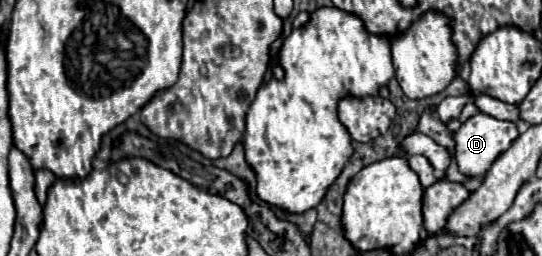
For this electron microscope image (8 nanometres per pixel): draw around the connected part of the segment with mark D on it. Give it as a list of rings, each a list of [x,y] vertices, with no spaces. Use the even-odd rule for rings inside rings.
[[[477,112],[467,122],[463,122],[461,128],[453,134],[455,160],[459,166],[459,172],[467,178],[483,178],[487,174],[487,170],[491,168],[491,164],[497,160],[497,156],[501,152],[505,152],[517,136],[519,136],[519,132],[517,132],[517,126],[513,122],[503,122],[503,120],[497,120],[489,114]]]

